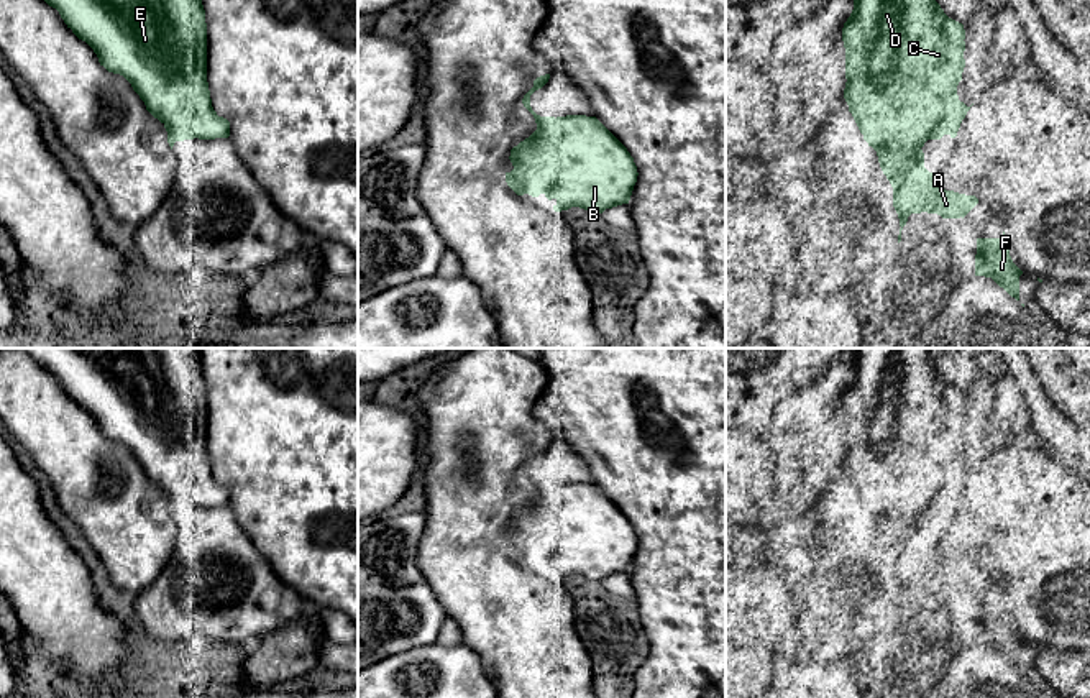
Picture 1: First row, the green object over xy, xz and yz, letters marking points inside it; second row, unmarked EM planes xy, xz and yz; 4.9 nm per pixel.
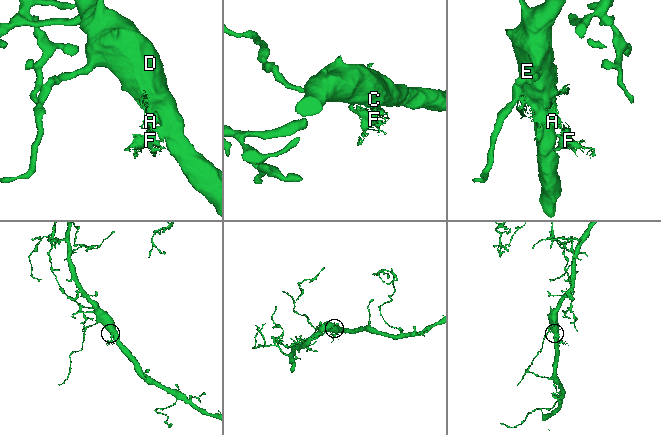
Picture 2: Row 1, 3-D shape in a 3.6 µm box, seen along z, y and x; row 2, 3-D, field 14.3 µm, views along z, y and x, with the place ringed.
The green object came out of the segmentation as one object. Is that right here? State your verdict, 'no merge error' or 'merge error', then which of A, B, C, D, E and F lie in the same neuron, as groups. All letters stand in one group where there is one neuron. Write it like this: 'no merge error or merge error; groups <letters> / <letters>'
no merge error; groups A B C D E F

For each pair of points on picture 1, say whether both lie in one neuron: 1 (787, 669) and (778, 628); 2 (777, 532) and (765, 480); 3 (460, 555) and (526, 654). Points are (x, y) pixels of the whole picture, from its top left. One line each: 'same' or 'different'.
1: different
2: different
3: same

